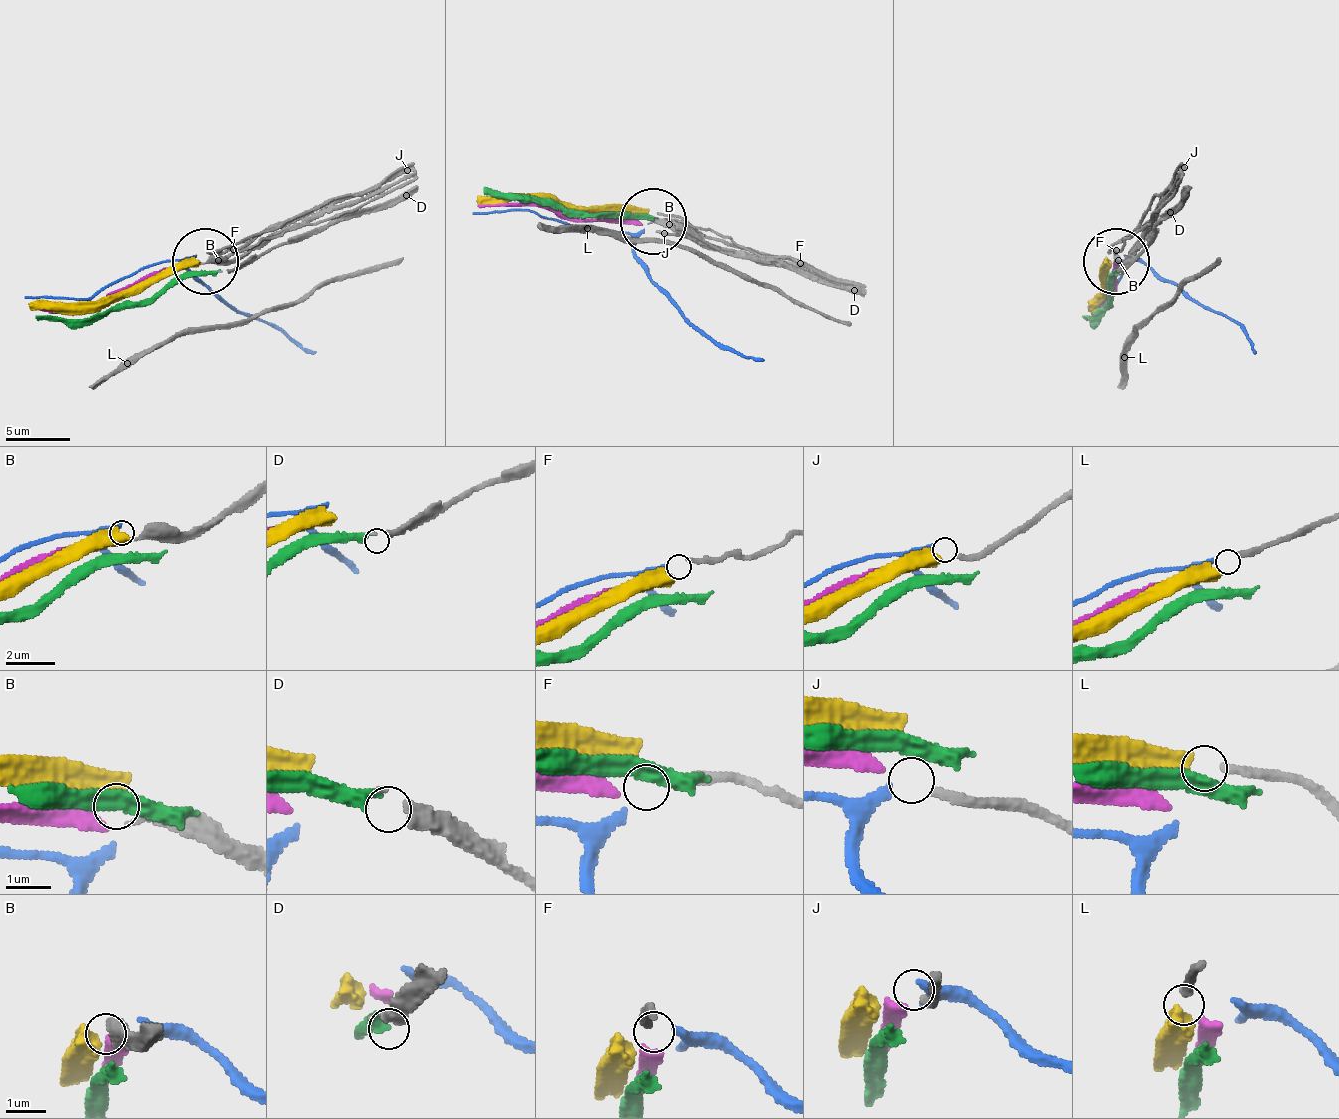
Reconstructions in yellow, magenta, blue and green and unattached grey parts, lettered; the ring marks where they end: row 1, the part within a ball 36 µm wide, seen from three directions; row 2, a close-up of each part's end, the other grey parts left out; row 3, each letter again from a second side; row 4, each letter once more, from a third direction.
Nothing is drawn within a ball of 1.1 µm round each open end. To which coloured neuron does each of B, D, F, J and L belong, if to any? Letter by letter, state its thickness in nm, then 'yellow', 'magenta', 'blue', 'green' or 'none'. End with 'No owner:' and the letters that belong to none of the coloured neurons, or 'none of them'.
B: 160 nm thick; magenta
D: 320 nm thick; green
F: 180 nm thick; none
J: 220 nm thick; blue
L: 200 nm thick; none
No owner: F, L

